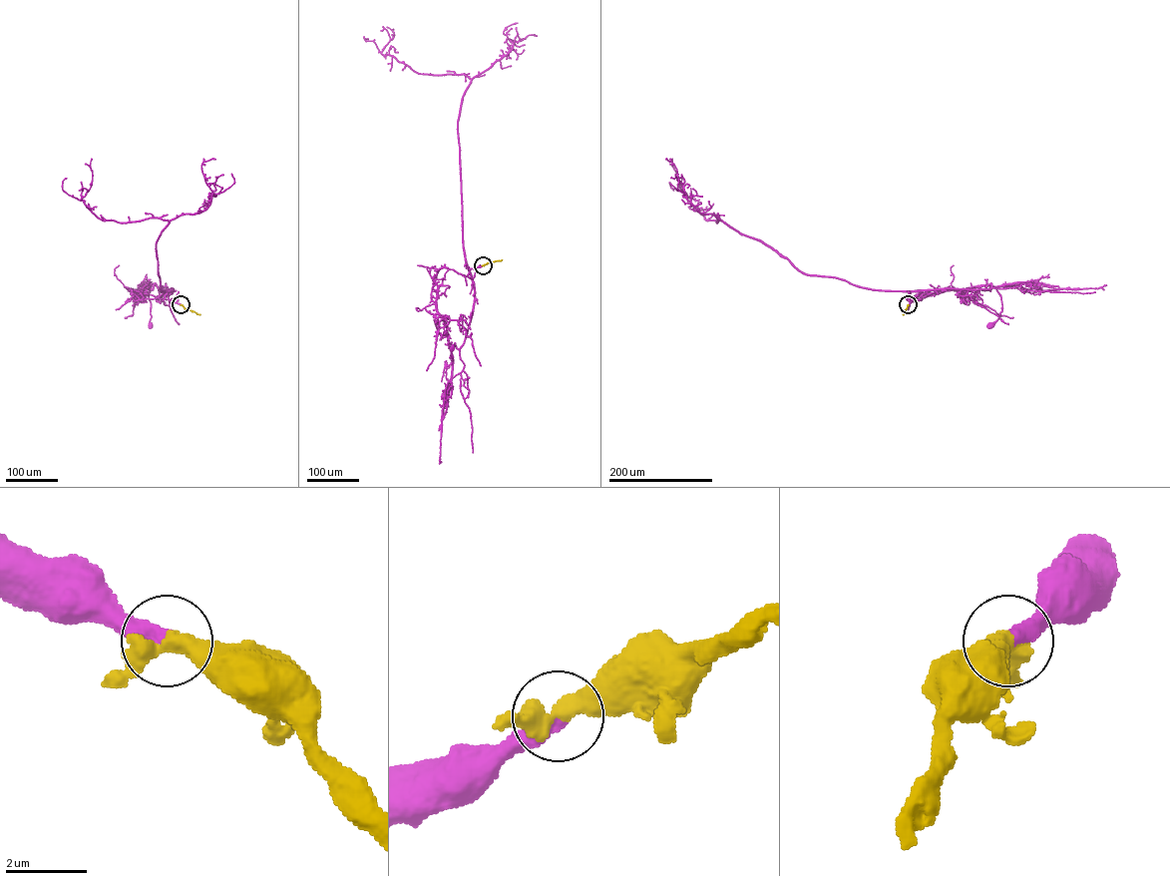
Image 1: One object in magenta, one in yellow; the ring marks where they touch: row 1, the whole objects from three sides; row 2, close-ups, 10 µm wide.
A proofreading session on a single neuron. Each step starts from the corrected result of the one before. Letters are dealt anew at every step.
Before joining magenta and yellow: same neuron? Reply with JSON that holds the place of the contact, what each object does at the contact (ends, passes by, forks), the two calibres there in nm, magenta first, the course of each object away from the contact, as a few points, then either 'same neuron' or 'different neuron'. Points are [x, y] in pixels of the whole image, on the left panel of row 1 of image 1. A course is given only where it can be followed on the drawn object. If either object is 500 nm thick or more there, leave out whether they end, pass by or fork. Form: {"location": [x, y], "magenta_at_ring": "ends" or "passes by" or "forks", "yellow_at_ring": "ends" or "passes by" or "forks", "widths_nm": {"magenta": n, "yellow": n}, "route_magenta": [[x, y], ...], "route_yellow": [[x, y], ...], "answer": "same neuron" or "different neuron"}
{"location": [181, 304], "magenta_at_ring": "ends", "yellow_at_ring": "passes by", "widths_nm": {"magenta": 400, "yellow": 480}, "route_magenta": [[181, 304], [169, 298], [166, 292], [172, 288], [160, 289], [155, 283], [149, 293], [151, 325]], "route_yellow": [[181, 304], [200, 314]], "answer": "same neuron"}

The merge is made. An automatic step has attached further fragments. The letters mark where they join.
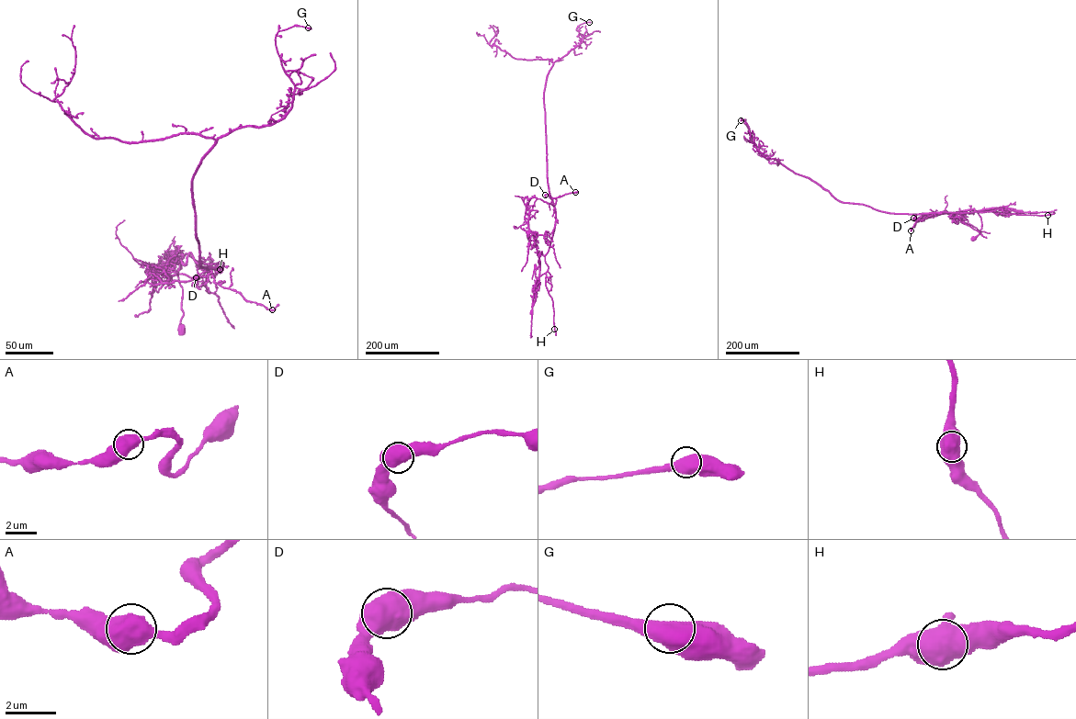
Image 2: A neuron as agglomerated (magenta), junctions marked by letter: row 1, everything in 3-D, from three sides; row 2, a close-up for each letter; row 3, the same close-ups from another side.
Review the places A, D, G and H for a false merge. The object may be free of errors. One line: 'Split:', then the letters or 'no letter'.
Split: no letter

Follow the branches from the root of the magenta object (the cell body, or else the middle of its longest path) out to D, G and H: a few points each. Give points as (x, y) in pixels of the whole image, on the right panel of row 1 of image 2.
D: (973, 238), (981, 226), (978, 212), (970, 211), (974, 208), (972, 212), (917, 214), (913, 218)
G: (973, 238), (981, 226), (974, 208), (898, 214), (839, 201), (764, 157), (741, 120)
H: (973, 238), (981, 226), (978, 211), (997, 211), (994, 208), (992, 211), (1000, 214), (1048, 215)

